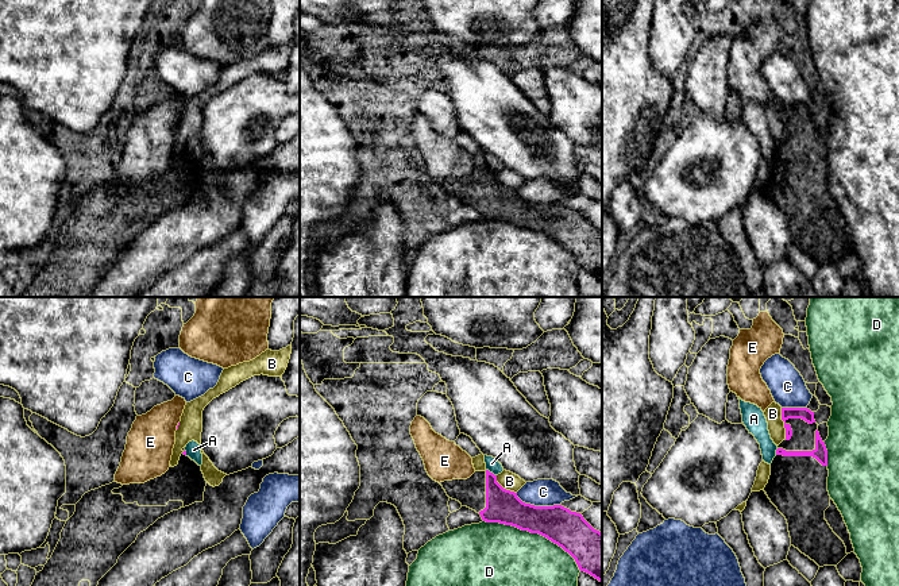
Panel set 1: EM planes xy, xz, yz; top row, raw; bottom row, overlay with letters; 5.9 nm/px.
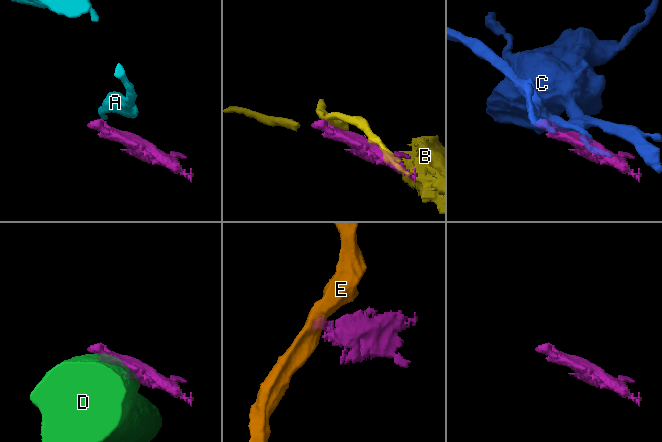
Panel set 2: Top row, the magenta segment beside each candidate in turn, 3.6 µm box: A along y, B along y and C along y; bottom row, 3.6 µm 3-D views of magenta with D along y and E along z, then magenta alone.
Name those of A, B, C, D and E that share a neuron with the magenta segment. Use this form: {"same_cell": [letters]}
{"same_cell": []}

